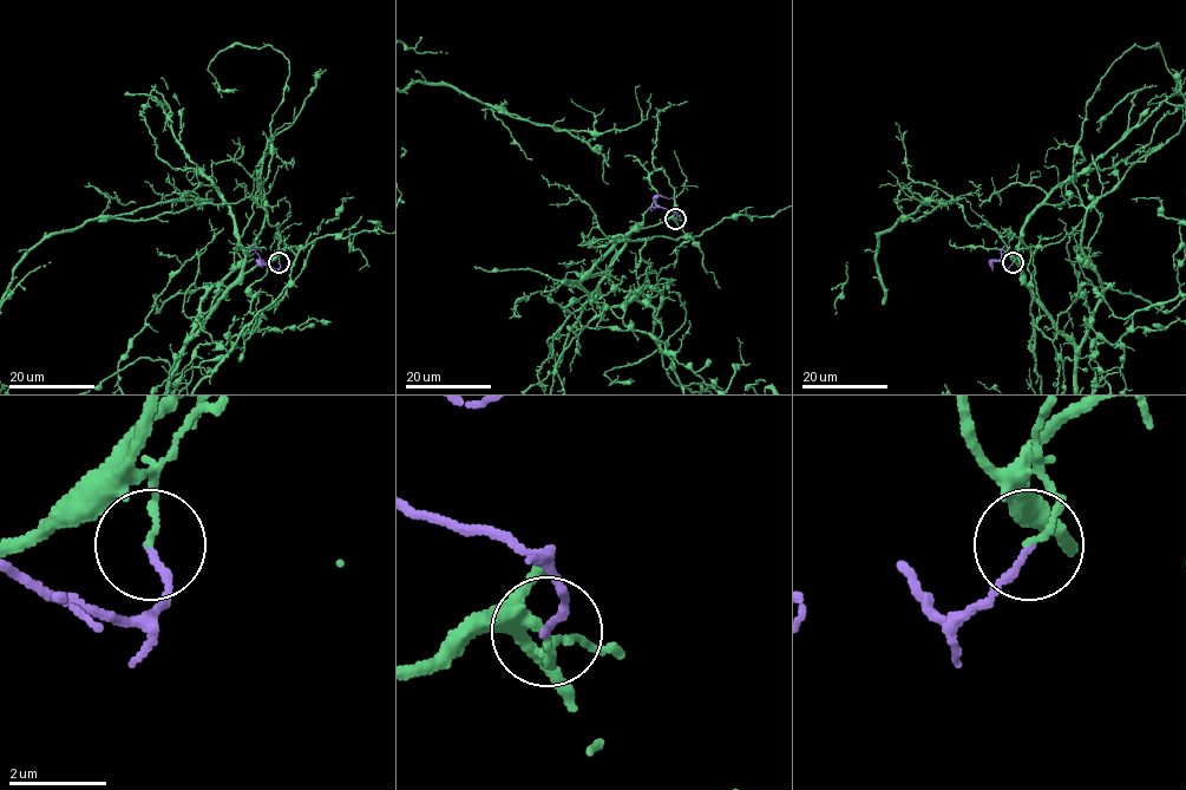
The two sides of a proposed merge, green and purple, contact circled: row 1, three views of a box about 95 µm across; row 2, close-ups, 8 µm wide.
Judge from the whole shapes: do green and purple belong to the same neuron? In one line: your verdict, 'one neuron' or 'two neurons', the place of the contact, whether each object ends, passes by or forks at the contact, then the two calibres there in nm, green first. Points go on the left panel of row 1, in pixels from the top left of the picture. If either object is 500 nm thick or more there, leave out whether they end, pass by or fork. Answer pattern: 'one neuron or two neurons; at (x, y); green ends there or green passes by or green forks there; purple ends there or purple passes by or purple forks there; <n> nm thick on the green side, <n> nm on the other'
two neurons; at (279, 262); green ends there; purple ends there; 120 nm thick on the green side, 150 nm on the other

